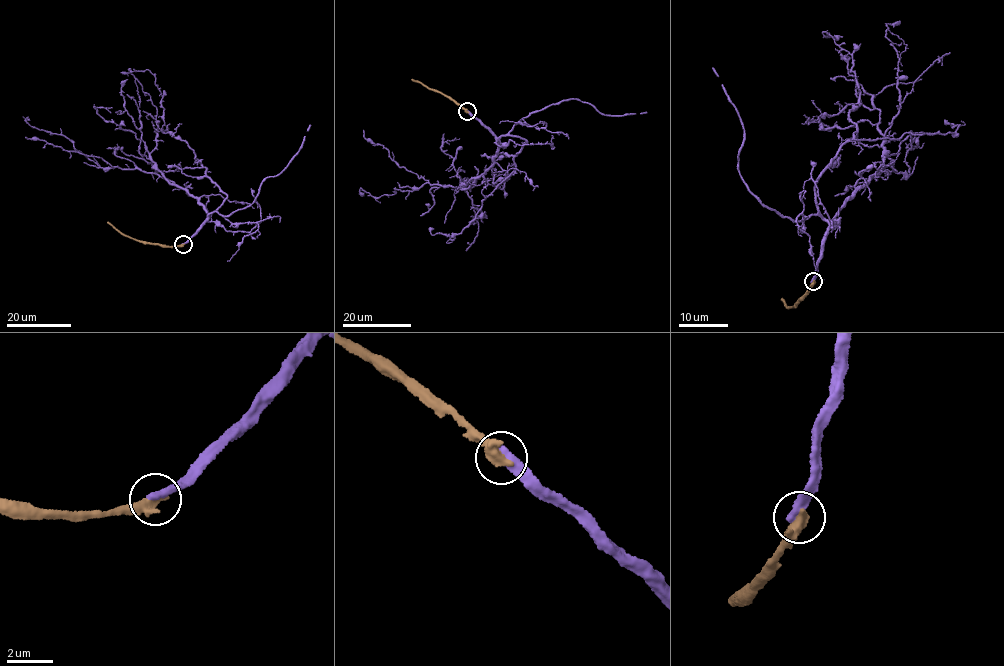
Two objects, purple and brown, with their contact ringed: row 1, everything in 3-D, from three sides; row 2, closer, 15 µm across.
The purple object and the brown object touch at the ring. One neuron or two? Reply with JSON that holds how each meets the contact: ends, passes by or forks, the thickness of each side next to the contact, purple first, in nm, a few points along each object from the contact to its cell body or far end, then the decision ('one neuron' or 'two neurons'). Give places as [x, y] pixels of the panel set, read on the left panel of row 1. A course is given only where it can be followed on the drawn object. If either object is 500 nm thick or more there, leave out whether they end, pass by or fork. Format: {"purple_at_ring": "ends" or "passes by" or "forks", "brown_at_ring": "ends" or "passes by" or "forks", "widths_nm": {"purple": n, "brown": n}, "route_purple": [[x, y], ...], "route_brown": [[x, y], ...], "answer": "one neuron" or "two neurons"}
{"widths_nm": {"purple": 440, "brown": 550}, "route_purple": [[183, 244], [206, 219], [198, 200], [152, 173], [102, 169], [63, 135], [33, 128], [28, 116]], "route_brown": [[183, 244], [175, 247], [140, 242], [107, 222]], "answer": "two neurons"}

